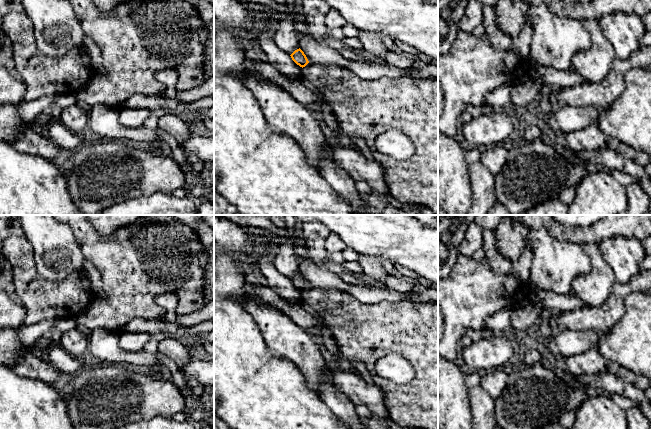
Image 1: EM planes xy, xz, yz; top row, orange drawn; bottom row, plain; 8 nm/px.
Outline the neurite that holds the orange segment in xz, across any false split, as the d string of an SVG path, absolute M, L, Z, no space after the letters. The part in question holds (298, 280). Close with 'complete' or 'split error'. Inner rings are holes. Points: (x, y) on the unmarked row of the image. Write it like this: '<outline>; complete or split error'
M300 272L295 274L290 280L292 284L302 292L309 287L306 279Z; complete

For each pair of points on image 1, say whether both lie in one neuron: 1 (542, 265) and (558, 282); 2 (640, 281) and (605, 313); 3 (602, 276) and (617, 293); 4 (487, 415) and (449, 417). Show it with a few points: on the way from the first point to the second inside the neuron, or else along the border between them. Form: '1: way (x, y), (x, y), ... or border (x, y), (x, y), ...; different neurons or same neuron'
1: way (546, 269), (555, 278); same neuron
2: way (631, 286), (614, 304); same neuron
3: border (615, 282), (609, 296), (598, 306); different neurons
4: border (467, 393), (470, 413), (473, 418); different neurons

